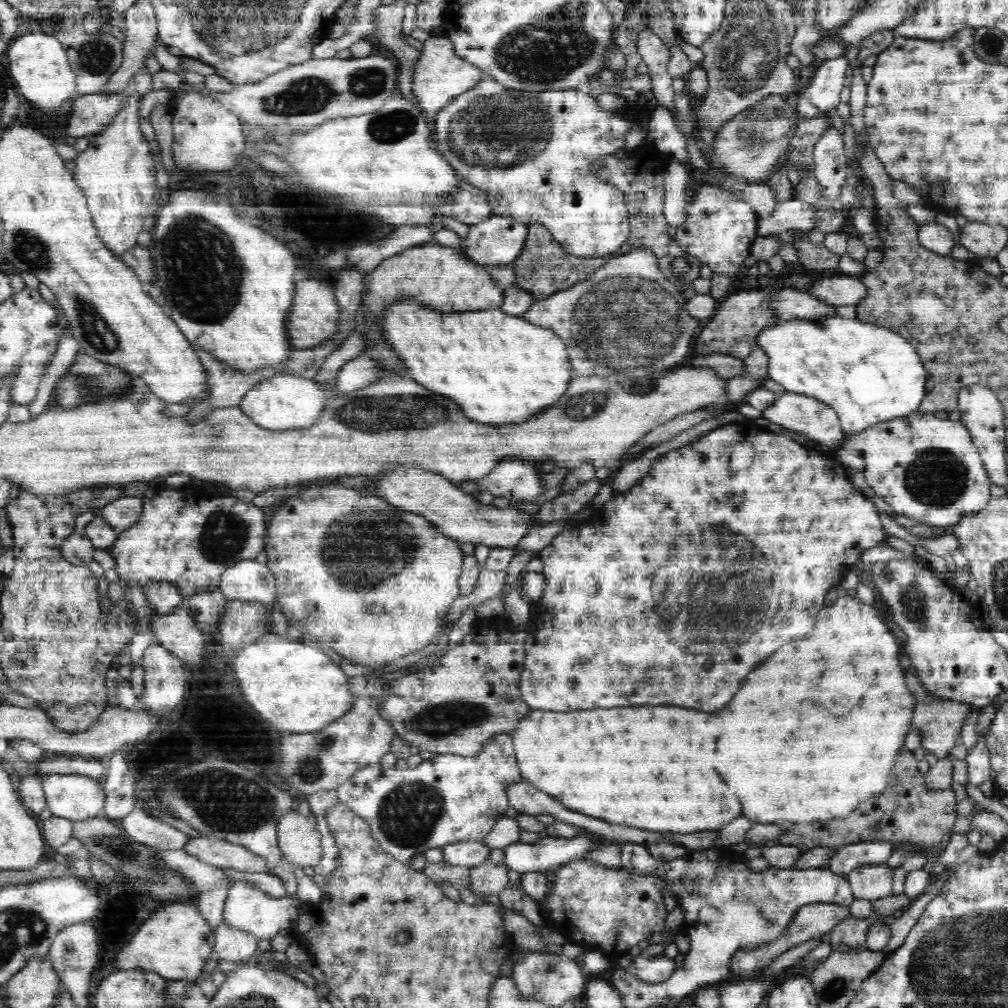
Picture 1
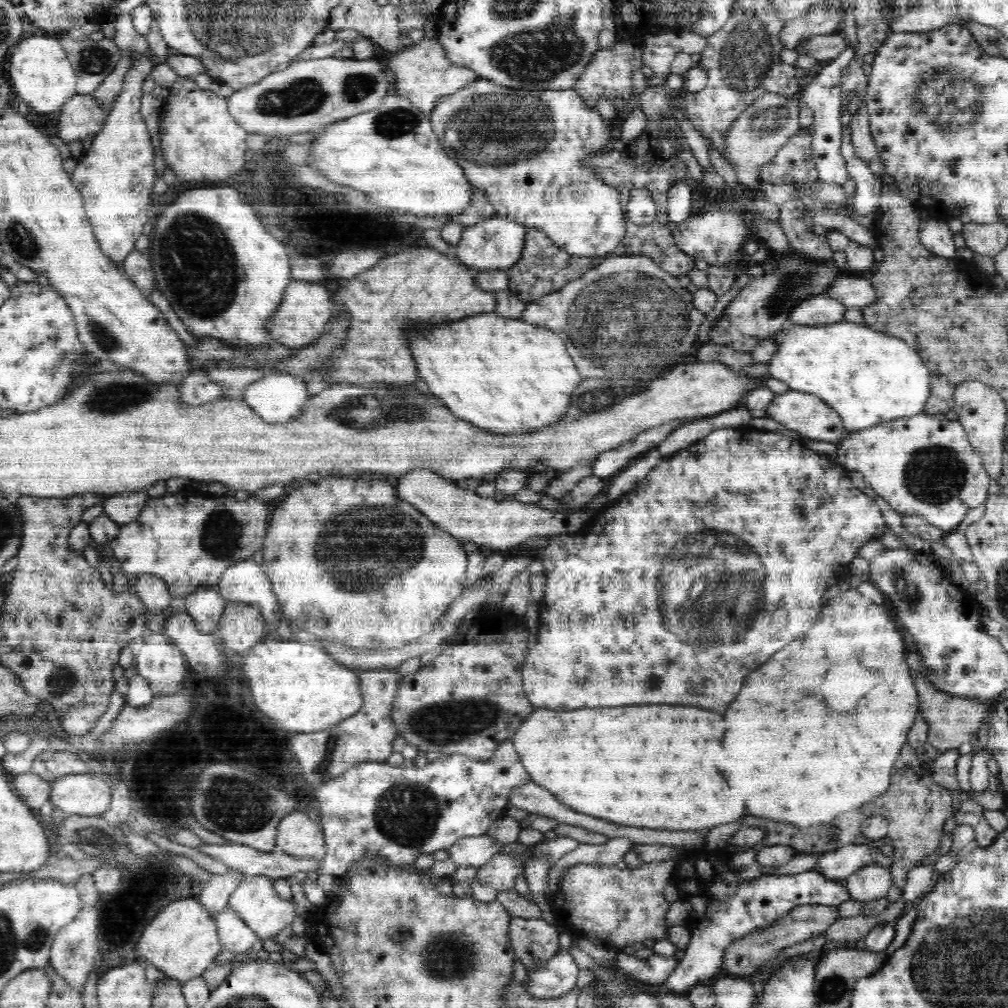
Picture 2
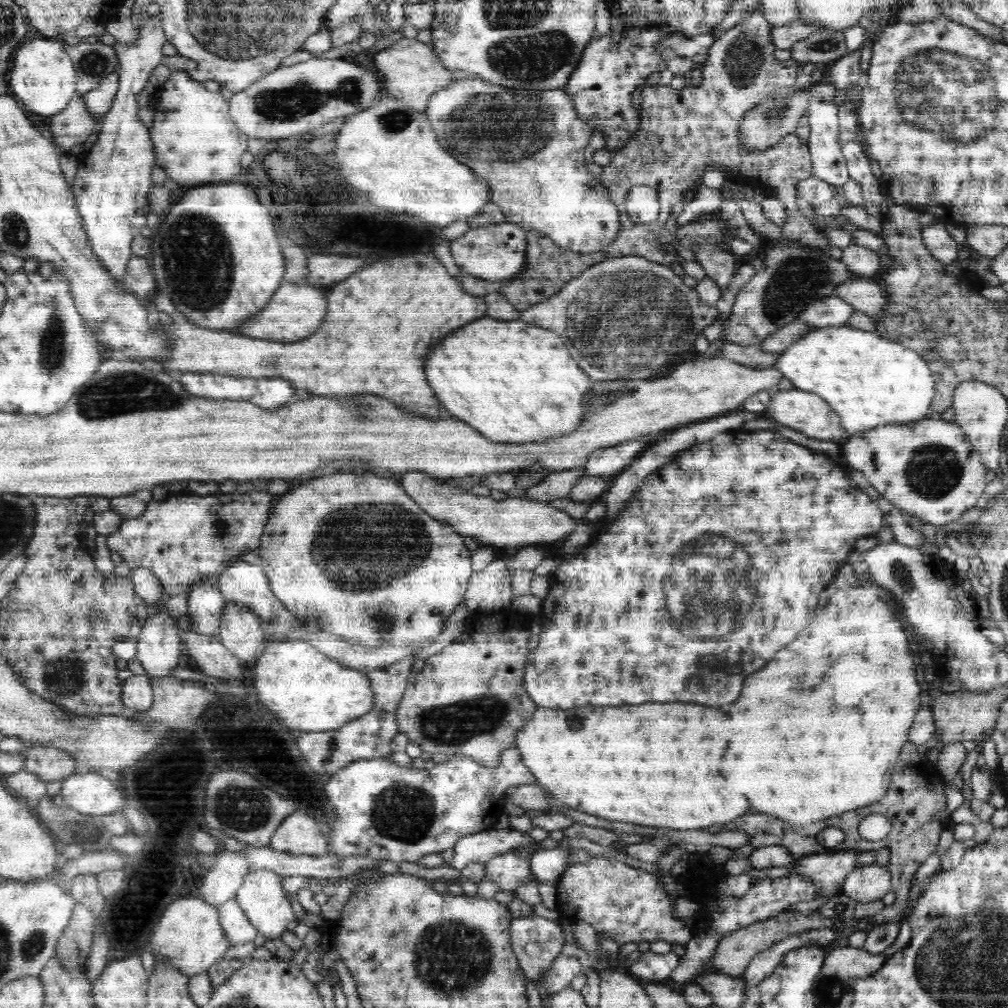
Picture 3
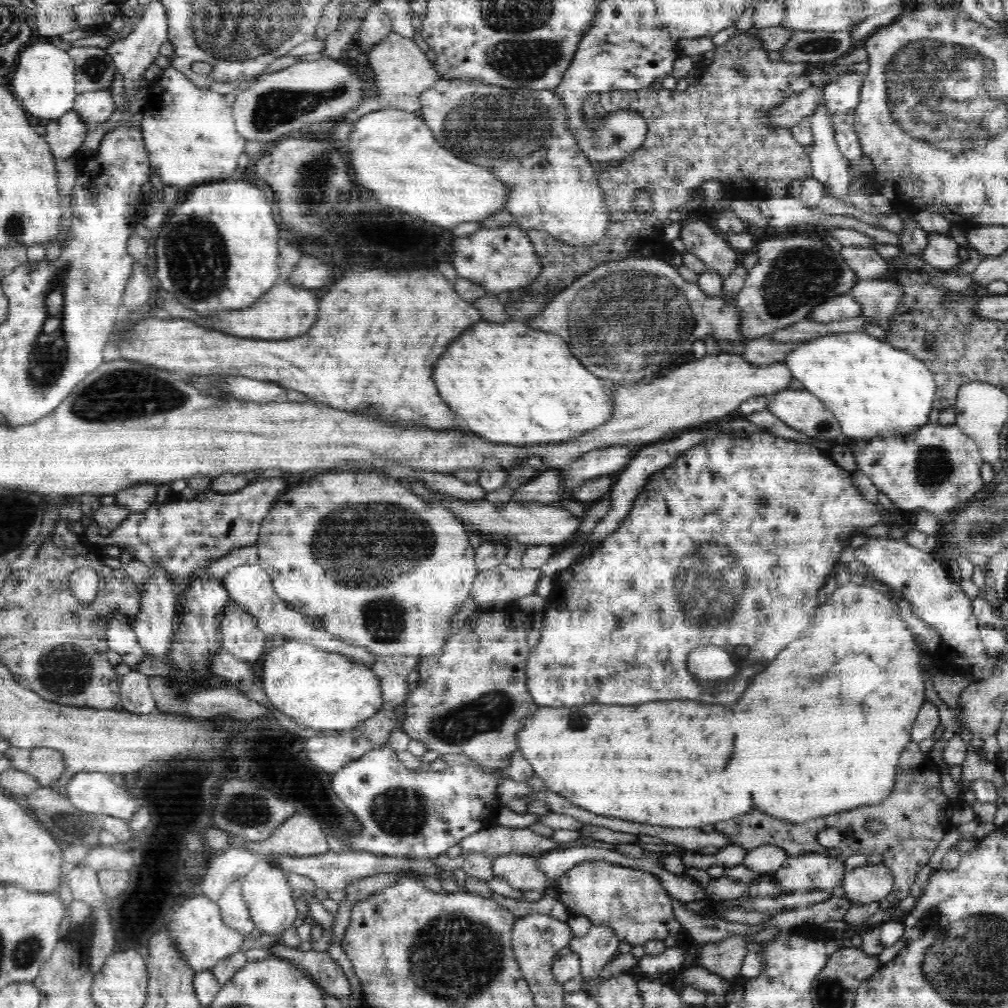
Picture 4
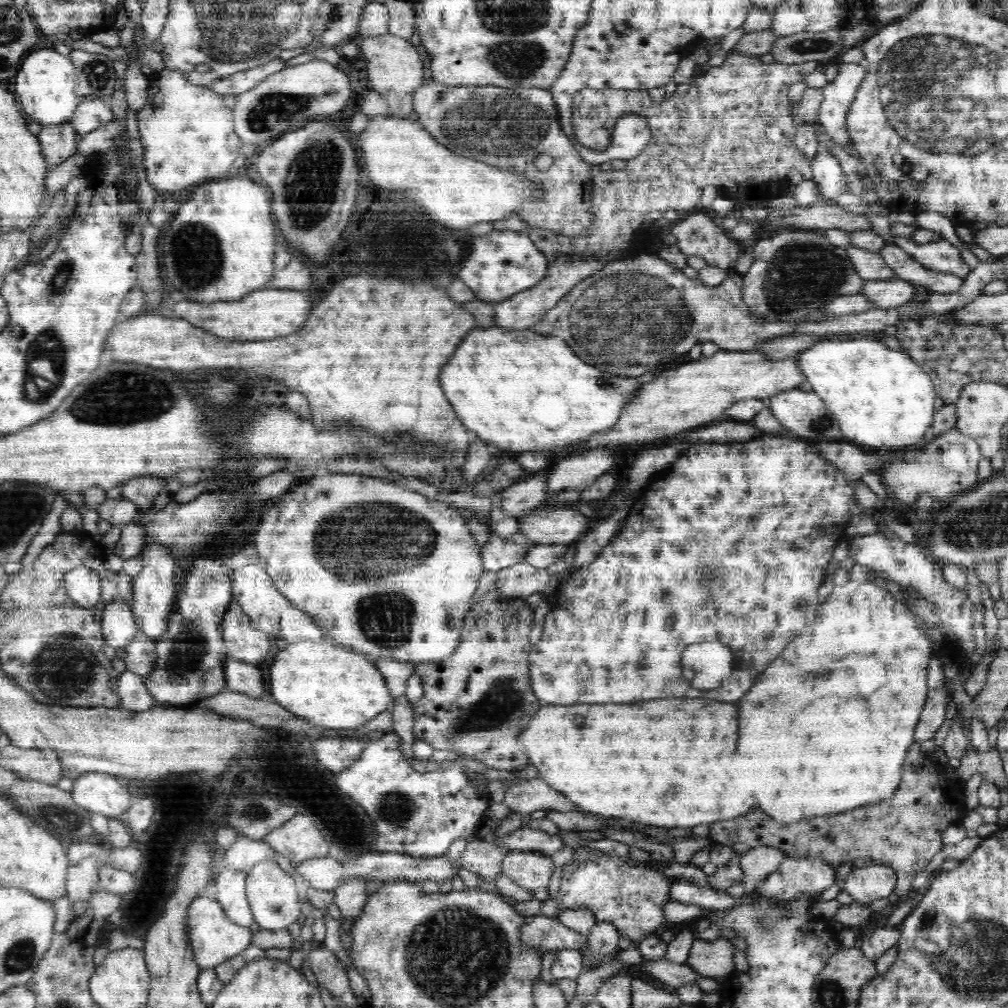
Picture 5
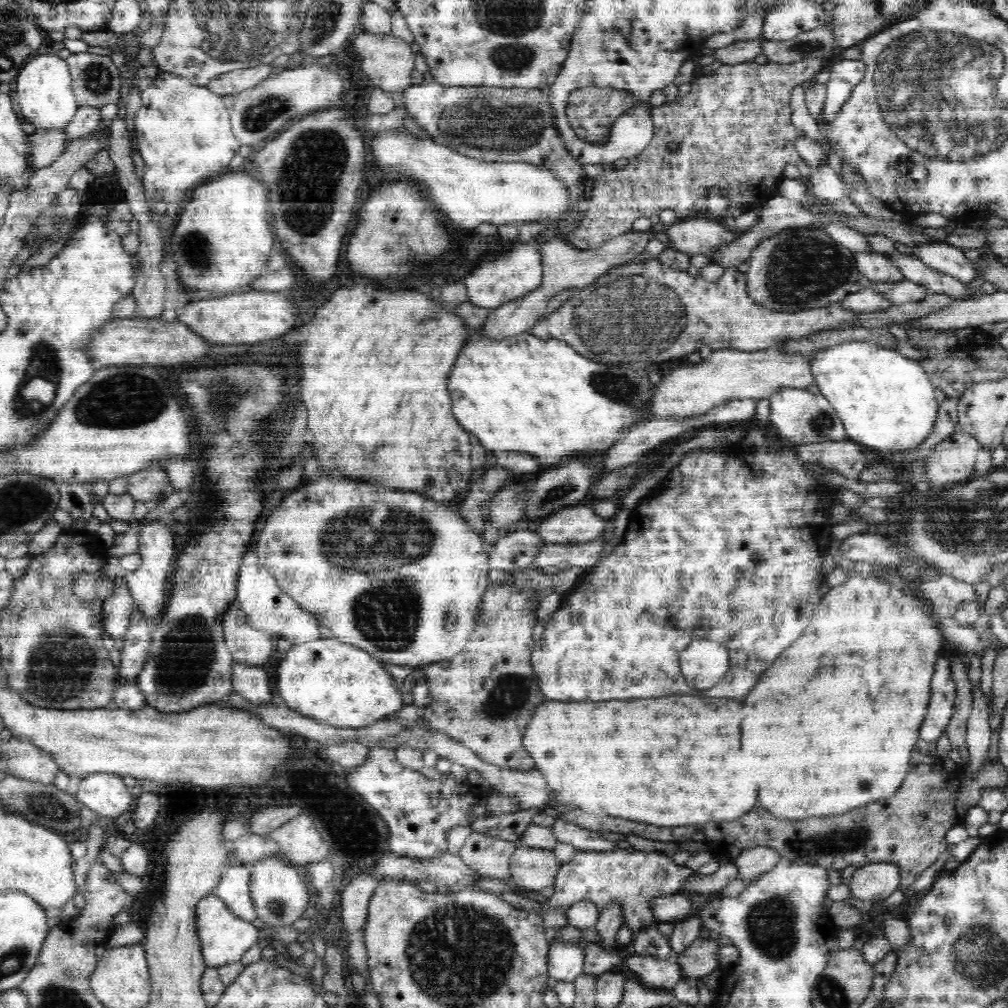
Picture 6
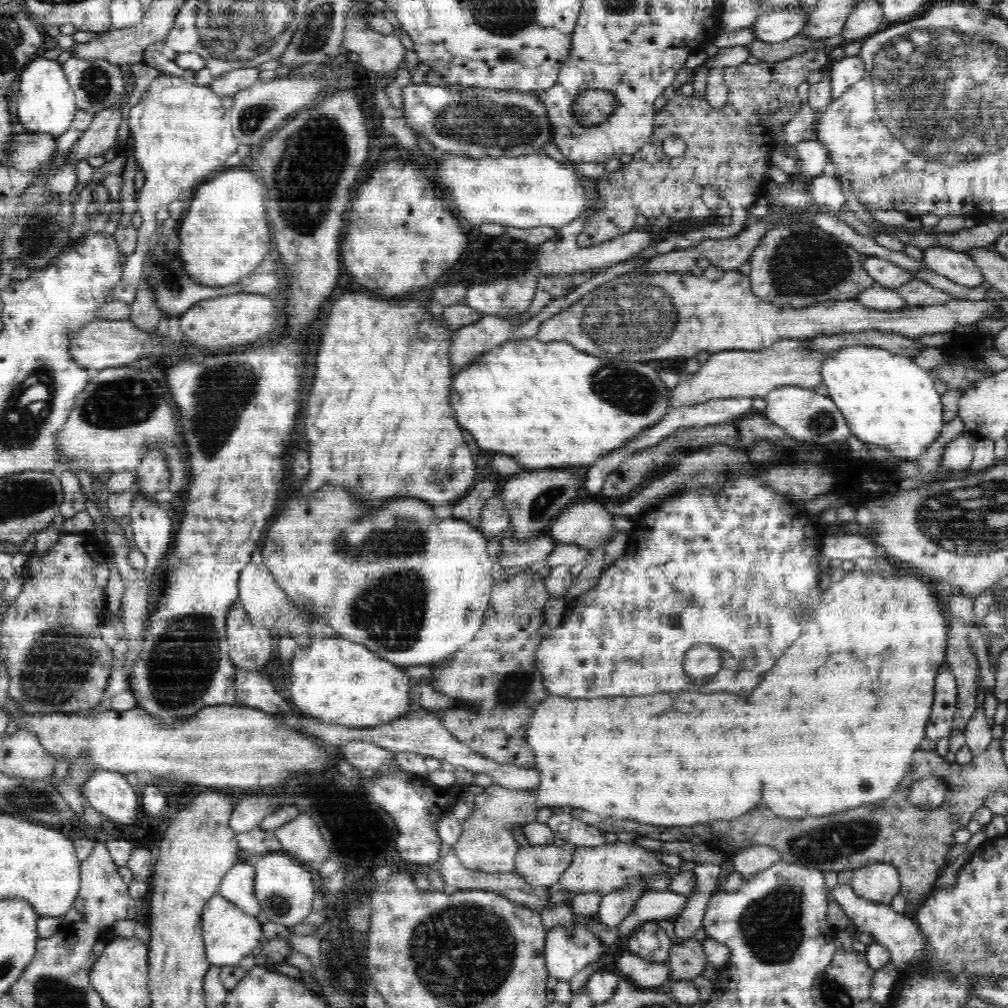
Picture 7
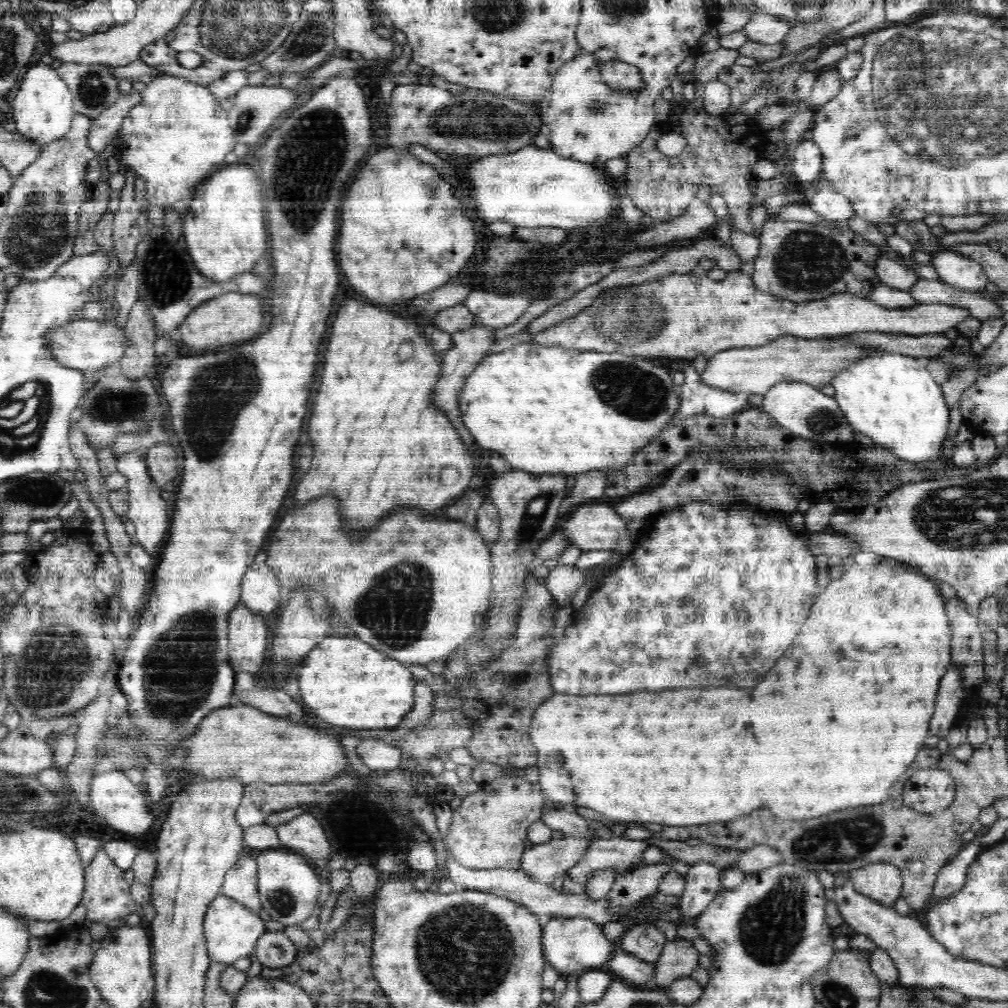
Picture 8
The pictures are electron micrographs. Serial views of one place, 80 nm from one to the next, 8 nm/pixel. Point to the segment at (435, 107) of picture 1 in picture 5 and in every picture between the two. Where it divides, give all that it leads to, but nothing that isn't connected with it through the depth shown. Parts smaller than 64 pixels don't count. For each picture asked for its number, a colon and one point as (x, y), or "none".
2: (424, 73)
3: (413, 72)
4: (403, 71)
5: (395, 70)

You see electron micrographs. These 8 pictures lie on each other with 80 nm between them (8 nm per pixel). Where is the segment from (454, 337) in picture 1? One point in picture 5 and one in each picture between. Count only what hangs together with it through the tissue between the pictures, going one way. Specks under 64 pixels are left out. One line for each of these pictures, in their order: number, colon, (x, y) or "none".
2: (502, 375)
3: (513, 382)
4: (511, 384)
5: (518, 389)

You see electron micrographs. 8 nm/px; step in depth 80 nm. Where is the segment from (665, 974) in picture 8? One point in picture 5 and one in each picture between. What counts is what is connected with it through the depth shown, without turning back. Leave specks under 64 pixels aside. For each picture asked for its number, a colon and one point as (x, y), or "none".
5: (715, 958)
6: (700, 958)
7: (686, 960)

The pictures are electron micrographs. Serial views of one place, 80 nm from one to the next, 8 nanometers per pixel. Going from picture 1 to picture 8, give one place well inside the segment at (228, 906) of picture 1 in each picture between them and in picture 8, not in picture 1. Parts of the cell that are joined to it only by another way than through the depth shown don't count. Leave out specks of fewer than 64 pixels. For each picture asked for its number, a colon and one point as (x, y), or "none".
2: (254, 899)
3: (261, 896)
4: (265, 890)
5: (272, 895)
6: (279, 895)
7: (284, 890)
8: (288, 888)

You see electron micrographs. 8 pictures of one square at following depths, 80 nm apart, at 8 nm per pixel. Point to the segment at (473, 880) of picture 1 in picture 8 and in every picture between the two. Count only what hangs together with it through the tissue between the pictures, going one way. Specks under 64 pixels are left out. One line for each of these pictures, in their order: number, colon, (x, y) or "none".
2: (499, 873)
3: (507, 870)
4: (520, 871)
5: (531, 870)
6: (532, 868)
7: (539, 865)
8: (543, 862)

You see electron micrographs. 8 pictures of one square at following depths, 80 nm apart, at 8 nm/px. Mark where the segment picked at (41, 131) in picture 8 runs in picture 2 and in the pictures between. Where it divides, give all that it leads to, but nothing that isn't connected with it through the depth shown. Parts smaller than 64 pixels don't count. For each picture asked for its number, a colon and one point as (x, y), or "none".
2: (43, 78)
3: (43, 77)
4: (44, 81)
5: (45, 83)
6: (44, 91)
7: (46, 104)

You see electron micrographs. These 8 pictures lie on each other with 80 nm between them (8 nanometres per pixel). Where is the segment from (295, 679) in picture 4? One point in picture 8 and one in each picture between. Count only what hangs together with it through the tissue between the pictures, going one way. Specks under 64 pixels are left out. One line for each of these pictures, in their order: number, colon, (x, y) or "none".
5: (331, 686)
6: (338, 683)
7: (338, 681)
8: (347, 682)

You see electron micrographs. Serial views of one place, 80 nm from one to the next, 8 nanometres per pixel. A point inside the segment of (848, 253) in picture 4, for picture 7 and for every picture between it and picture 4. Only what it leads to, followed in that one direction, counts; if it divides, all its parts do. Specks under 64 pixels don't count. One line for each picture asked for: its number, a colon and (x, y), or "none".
5: (871, 266)
6: (876, 266)
7: (887, 273)

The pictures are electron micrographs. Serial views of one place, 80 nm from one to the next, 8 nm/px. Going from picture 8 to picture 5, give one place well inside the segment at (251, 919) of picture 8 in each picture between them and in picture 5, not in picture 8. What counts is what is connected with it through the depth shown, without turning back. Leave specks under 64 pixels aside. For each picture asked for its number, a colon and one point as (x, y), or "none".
5: (214, 938)
6: (225, 936)
7: (229, 933)

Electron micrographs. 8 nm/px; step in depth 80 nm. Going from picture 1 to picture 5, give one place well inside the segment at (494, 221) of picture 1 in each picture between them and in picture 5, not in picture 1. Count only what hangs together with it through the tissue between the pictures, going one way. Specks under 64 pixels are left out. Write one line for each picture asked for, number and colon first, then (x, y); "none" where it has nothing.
2: (495, 244)
3: (497, 252)
4: (503, 259)
5: (501, 264)

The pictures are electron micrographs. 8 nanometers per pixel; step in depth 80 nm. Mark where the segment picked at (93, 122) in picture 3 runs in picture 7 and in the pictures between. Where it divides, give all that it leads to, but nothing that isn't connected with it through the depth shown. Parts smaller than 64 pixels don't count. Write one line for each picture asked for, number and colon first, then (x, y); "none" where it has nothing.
4: (66, 136)
5: (58, 143)
6: (46, 145)
7: (28, 151)

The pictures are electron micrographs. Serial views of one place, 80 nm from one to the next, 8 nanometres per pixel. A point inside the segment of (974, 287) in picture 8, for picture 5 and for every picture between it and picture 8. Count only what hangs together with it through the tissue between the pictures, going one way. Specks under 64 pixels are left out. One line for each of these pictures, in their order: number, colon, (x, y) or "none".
5: (942, 256)
6: (944, 258)
7: (957, 266)

